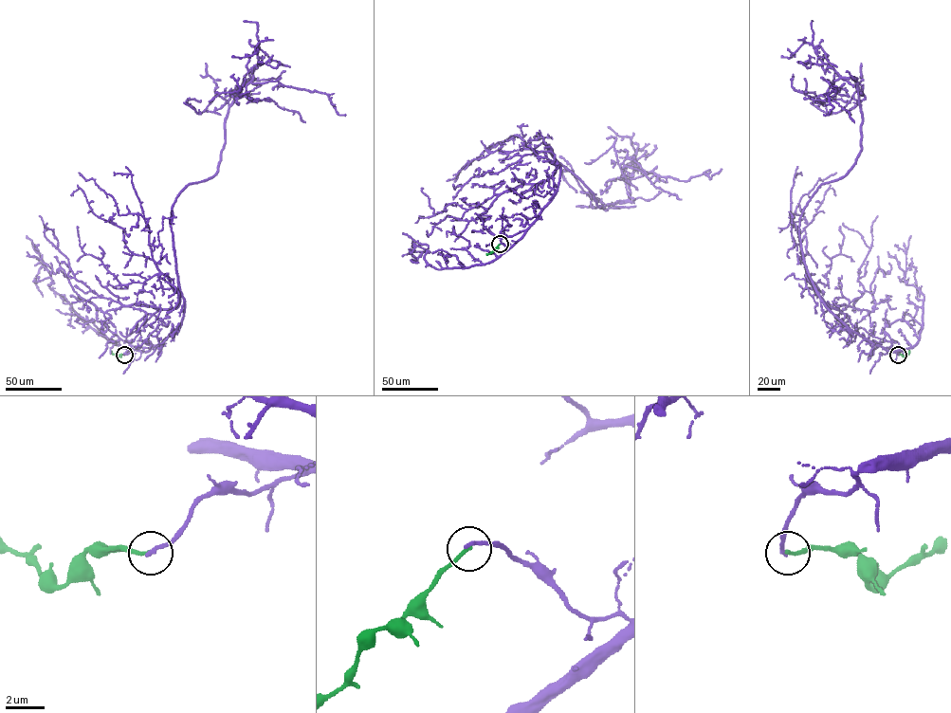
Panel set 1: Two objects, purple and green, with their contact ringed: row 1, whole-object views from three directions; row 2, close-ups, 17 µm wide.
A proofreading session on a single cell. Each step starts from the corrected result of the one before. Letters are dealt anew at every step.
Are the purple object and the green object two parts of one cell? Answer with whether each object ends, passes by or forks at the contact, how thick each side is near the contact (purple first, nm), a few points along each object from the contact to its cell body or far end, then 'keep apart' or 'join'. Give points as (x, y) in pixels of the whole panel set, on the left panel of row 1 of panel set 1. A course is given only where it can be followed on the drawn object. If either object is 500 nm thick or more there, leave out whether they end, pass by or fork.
purple ends | green ends | 200/170 nm | purple via (124, 355), (180, 325), (171, 208), (217, 171), (243, 83), (326, 94), (345, 115) | green via (124, 355), (118, 356), (110, 351) | keep apart

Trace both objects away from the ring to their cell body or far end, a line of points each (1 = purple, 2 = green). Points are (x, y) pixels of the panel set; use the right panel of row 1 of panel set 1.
1: (898, 355), (836, 317), (805, 263), (802, 211), (861, 150), (853, 78), (826, 81), (835, 92), (823, 115)
2: (898, 355), (904, 356), (909, 351)

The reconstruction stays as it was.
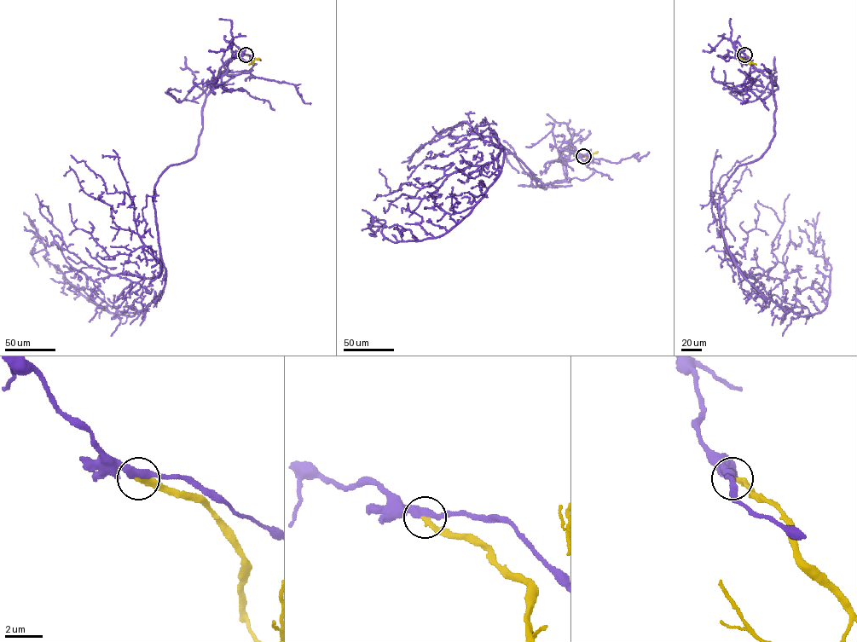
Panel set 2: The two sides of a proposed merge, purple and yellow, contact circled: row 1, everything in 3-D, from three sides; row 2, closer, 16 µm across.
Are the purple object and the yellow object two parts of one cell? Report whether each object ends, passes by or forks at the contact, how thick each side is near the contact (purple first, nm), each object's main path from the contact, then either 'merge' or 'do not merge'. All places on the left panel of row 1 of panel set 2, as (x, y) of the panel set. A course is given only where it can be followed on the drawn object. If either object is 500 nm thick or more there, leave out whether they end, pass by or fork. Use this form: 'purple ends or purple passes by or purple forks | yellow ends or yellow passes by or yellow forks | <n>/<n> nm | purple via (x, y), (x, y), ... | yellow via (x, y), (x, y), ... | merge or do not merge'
purple passes by | yellow ends | 380/280 nm | purple via (246, 54), (226, 41), (196, 153), (156, 182), (160, 296), (109, 313), (38, 240), (38, 266) | yellow via (246, 54), (250, 56), (252, 64), (253, 60), (259, 58) | do not merge

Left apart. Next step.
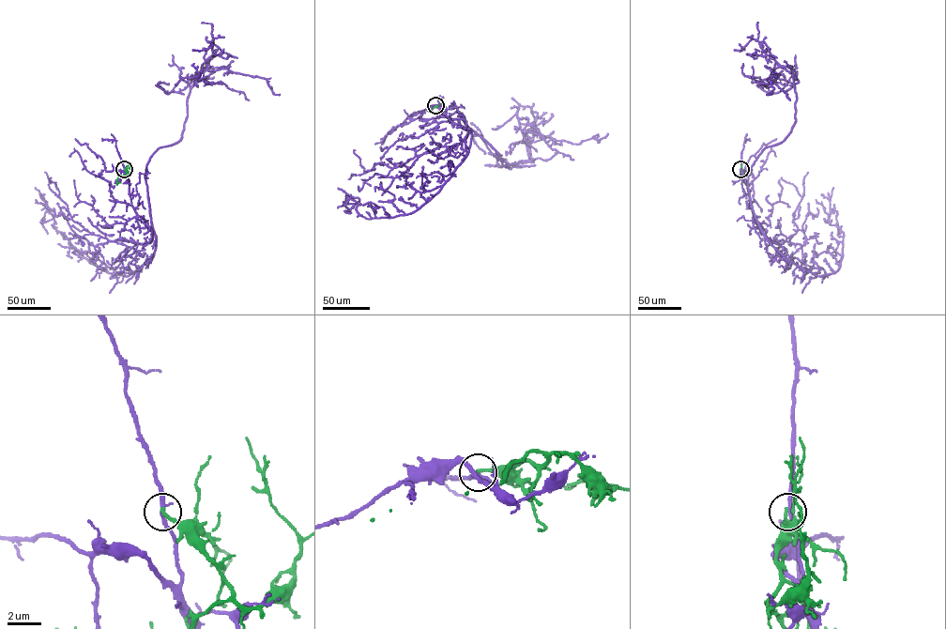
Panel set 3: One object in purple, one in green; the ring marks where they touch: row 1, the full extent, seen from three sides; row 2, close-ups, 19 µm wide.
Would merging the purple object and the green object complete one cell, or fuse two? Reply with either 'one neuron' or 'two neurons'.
two neurons

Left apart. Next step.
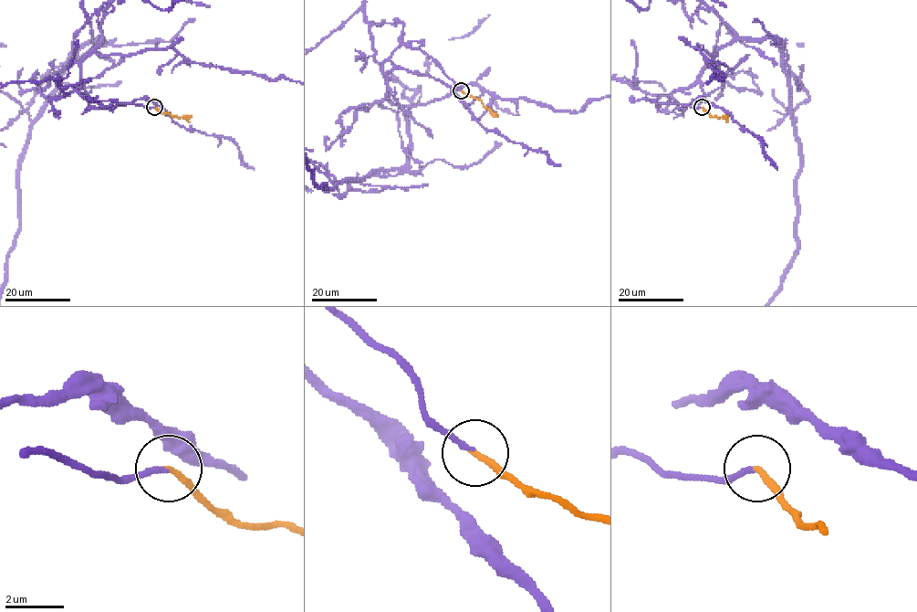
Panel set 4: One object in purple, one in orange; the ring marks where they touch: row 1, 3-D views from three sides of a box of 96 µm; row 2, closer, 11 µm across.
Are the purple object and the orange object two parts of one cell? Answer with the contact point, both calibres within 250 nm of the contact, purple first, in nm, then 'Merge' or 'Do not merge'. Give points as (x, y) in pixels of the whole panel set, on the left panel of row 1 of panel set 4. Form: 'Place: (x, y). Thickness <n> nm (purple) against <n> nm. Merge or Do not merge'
Place: (154, 107). Thickness 170 nm (purple) against 200 nm. Merge

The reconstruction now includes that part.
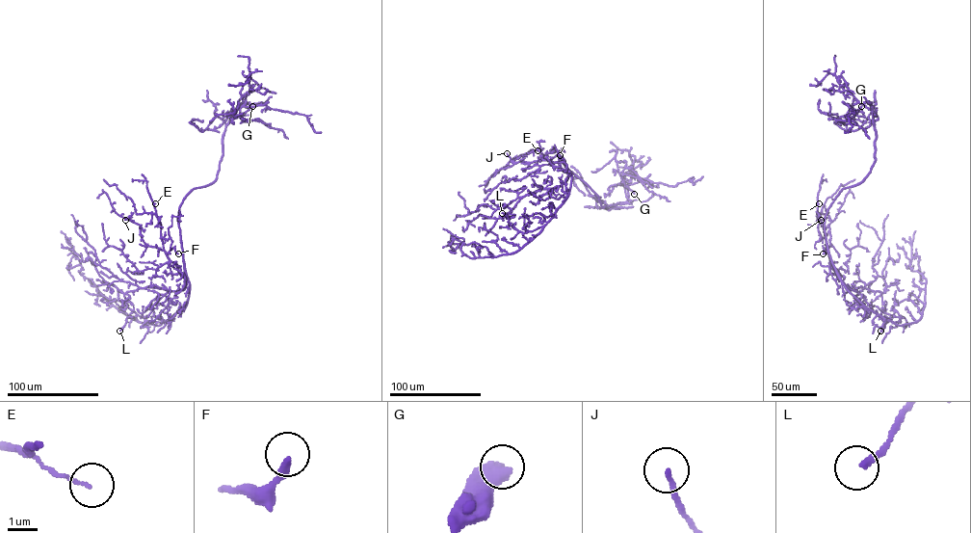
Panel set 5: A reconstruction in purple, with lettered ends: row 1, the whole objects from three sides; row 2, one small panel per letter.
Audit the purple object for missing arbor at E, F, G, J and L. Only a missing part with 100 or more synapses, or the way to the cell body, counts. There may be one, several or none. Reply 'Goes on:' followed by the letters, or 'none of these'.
Goes on: none of these

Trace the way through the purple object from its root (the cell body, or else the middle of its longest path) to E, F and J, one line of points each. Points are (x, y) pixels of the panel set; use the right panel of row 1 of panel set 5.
E: (826, 236), (829, 255), (840, 278), (830, 264), (817, 212), (819, 203)
F: (826, 236), (829, 255), (840, 278), (830, 264), (828, 253), (823, 247), (823, 253)
J: (826, 236), (829, 255), (840, 278), (830, 264), (827, 252), (831, 221), (828, 217), (821, 220)

